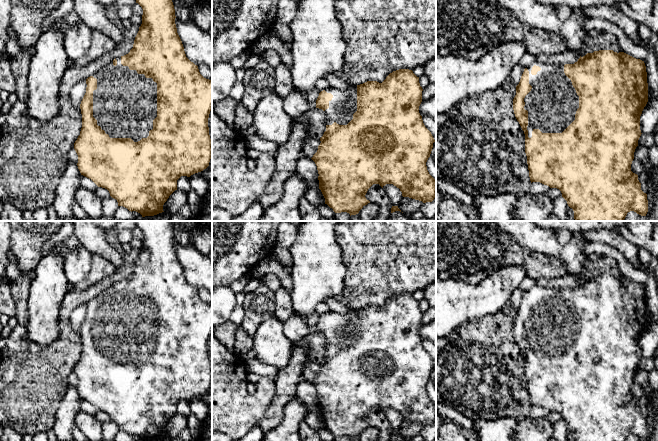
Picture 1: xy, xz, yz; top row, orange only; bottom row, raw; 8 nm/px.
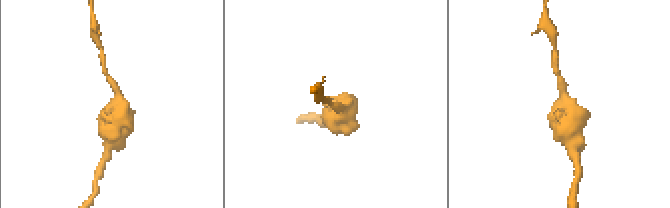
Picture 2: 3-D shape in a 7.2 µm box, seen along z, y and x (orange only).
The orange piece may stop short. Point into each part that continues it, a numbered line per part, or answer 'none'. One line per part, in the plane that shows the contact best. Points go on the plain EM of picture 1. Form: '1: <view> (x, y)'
1: xy (125, 327)

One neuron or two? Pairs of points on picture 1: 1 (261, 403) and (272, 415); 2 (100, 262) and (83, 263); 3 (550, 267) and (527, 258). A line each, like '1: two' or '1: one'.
1: two
2: two
3: one

